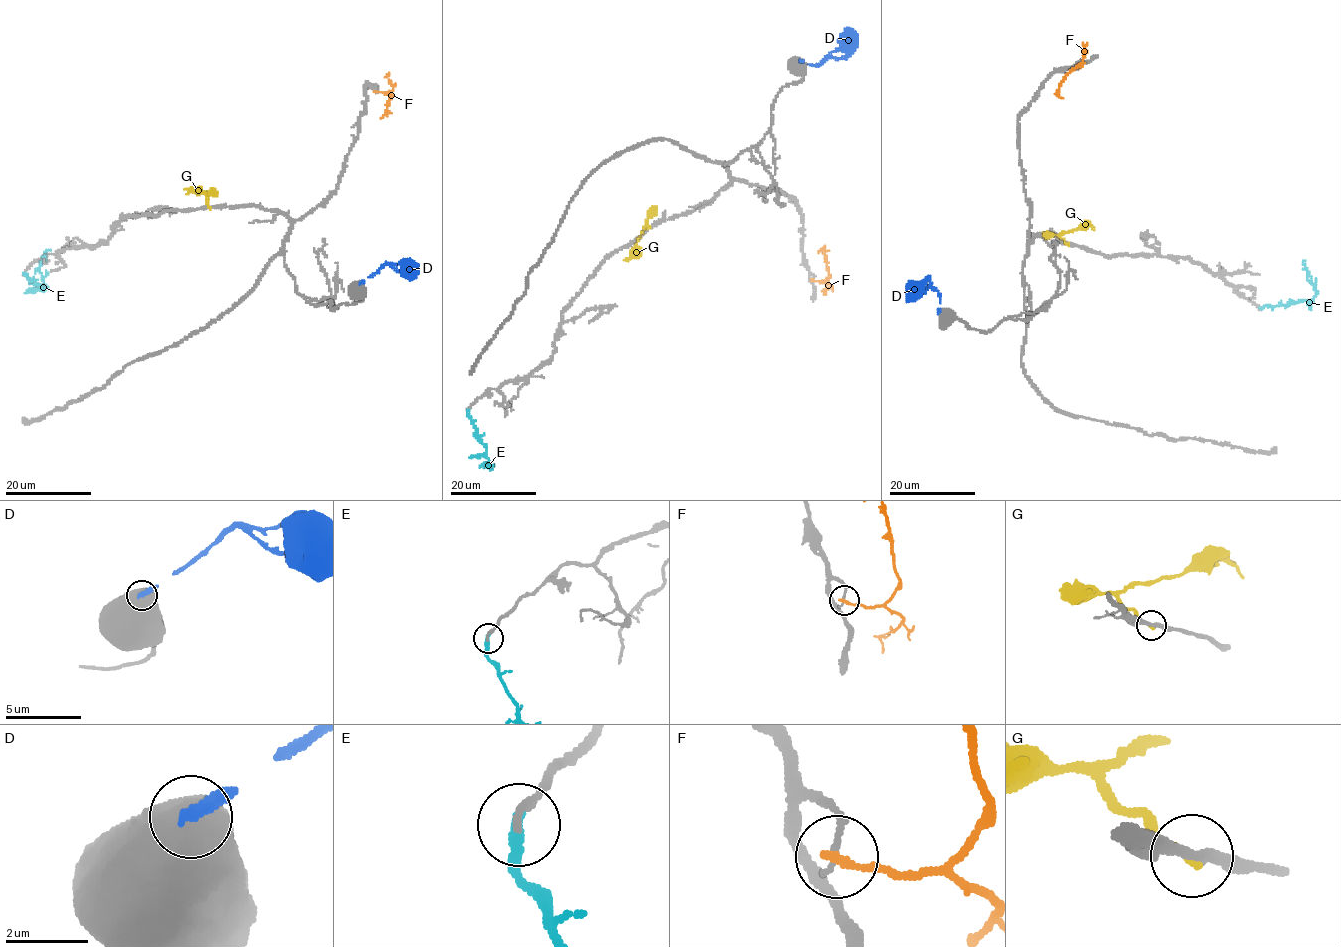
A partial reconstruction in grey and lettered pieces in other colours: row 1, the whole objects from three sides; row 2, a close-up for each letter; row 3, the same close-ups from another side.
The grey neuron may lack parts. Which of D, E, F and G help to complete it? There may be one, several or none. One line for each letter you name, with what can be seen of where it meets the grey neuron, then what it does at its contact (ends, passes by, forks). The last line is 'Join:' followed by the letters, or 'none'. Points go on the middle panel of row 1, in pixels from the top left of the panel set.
E: (468, 410) | it ends
Join: E

